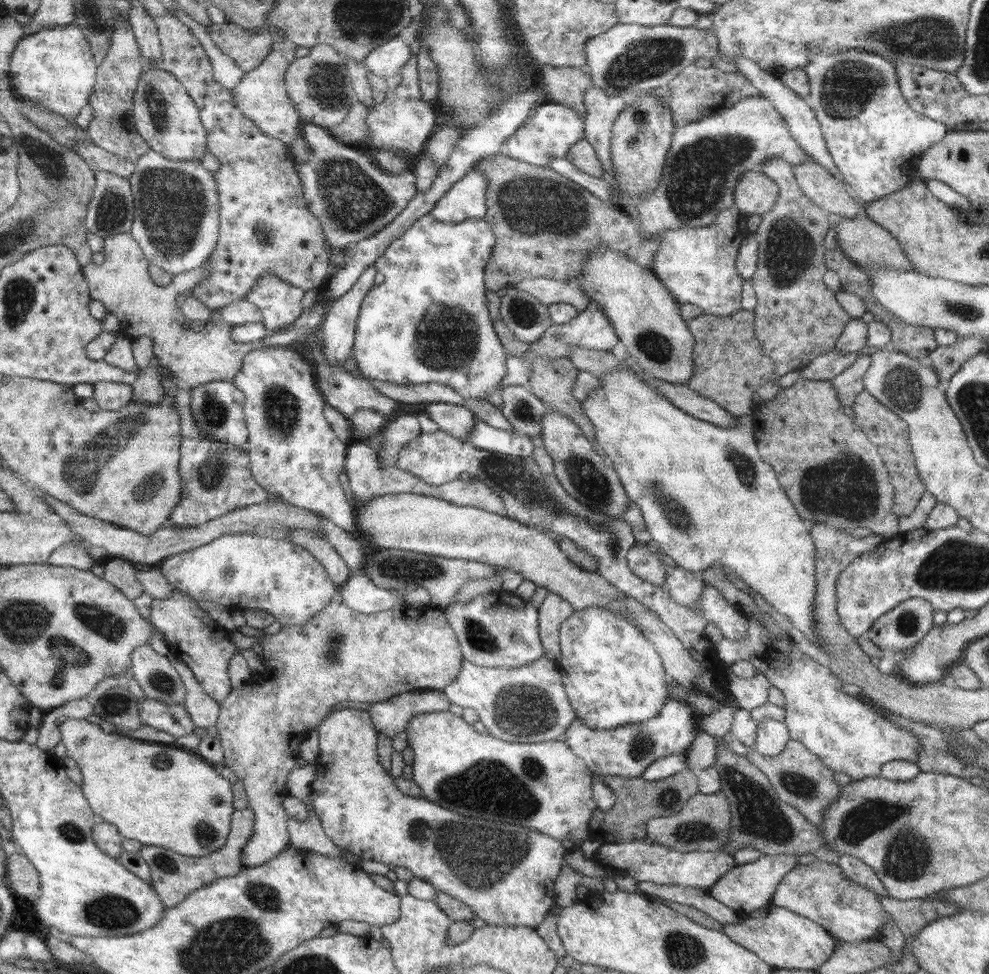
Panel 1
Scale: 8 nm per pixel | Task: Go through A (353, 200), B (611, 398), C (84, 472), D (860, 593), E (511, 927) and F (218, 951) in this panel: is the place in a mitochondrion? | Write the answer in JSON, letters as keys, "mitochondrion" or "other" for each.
{"A":"mitochondrion","B":"other","C":"mitochondrion","D":"other","E":"other","F":"mitochondrion"}

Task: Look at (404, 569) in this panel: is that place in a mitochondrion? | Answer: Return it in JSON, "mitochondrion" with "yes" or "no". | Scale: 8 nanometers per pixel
{"mitochondrion":"yes"}

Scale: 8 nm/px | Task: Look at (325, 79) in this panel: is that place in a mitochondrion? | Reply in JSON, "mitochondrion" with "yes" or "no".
{"mitochondrion":"yes"}

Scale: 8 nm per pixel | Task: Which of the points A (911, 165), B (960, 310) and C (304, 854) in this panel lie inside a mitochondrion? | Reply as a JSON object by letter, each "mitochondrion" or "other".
{"A":"other","B":"mitochondrion","C":"other"}

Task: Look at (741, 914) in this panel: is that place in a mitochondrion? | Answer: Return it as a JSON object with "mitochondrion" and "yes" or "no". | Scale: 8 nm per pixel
{"mitochondrion":"no"}

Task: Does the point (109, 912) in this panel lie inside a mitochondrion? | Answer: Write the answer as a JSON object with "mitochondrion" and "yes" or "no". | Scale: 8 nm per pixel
{"mitochondrion":"yes"}

